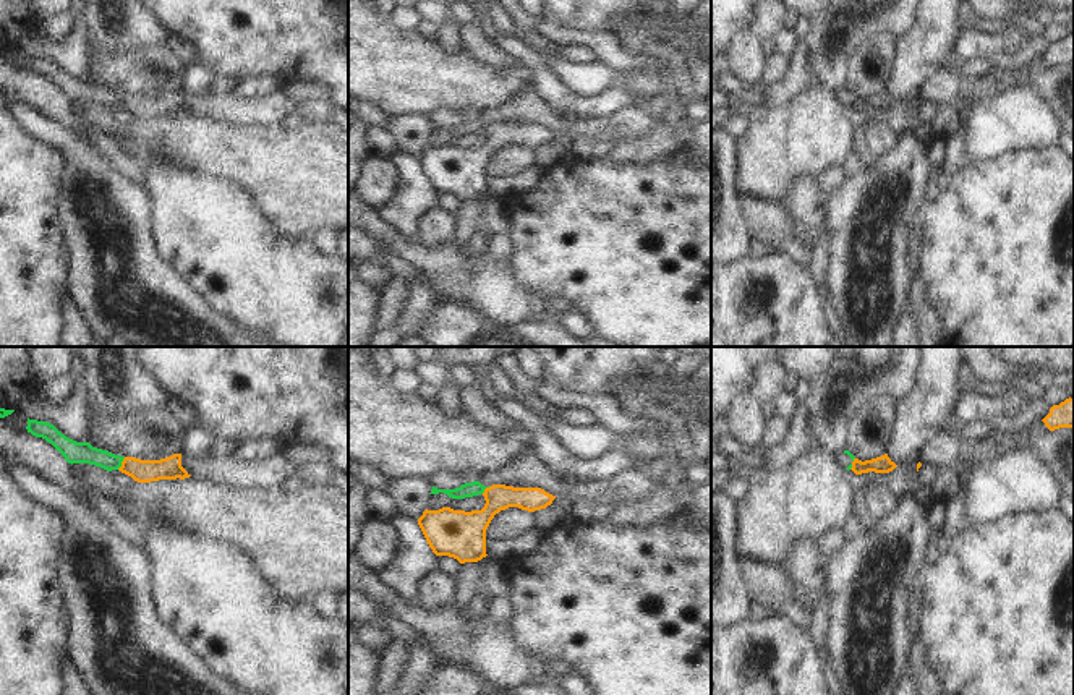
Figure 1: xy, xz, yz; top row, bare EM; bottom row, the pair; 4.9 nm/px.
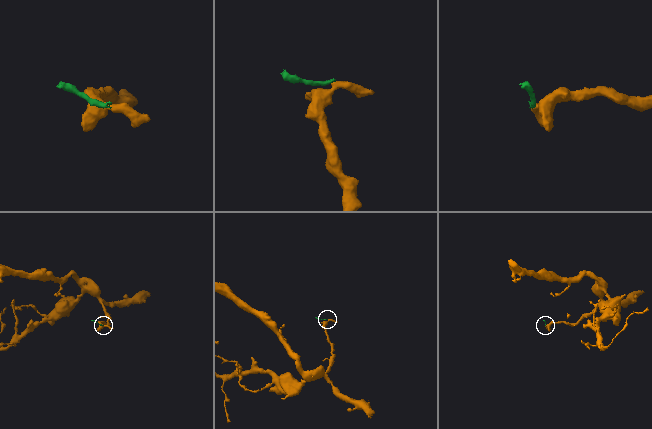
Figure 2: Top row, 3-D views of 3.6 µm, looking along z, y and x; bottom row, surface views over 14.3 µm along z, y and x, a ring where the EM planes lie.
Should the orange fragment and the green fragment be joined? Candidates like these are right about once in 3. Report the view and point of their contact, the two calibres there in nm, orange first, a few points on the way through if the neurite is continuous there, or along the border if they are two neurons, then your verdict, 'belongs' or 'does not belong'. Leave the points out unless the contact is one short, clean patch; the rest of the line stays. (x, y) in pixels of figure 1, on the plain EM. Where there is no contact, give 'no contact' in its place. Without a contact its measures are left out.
xy (122, 101) | 110/110 nm | along xy (125, 94), (117, 106) | does not belong

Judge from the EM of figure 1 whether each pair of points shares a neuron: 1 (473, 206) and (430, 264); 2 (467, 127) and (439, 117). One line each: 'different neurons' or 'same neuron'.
1: different neurons
2: different neurons

